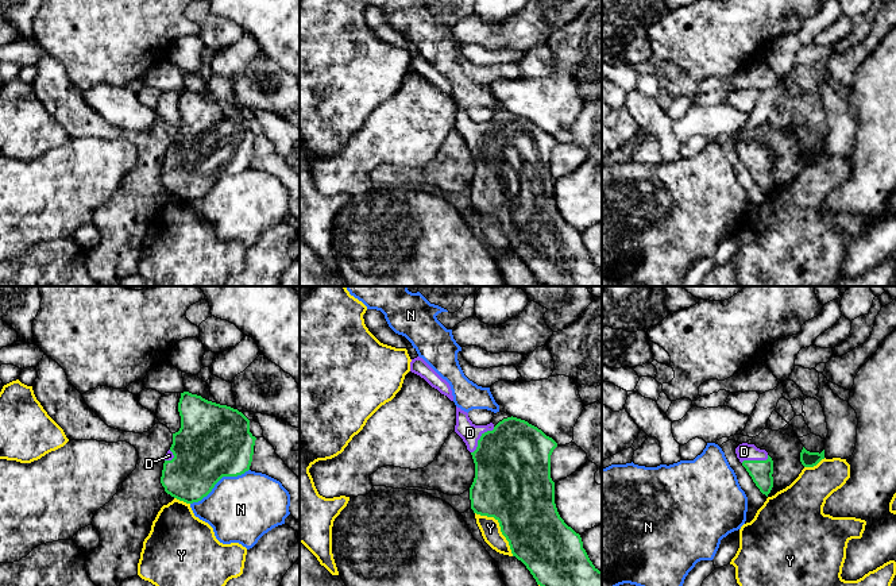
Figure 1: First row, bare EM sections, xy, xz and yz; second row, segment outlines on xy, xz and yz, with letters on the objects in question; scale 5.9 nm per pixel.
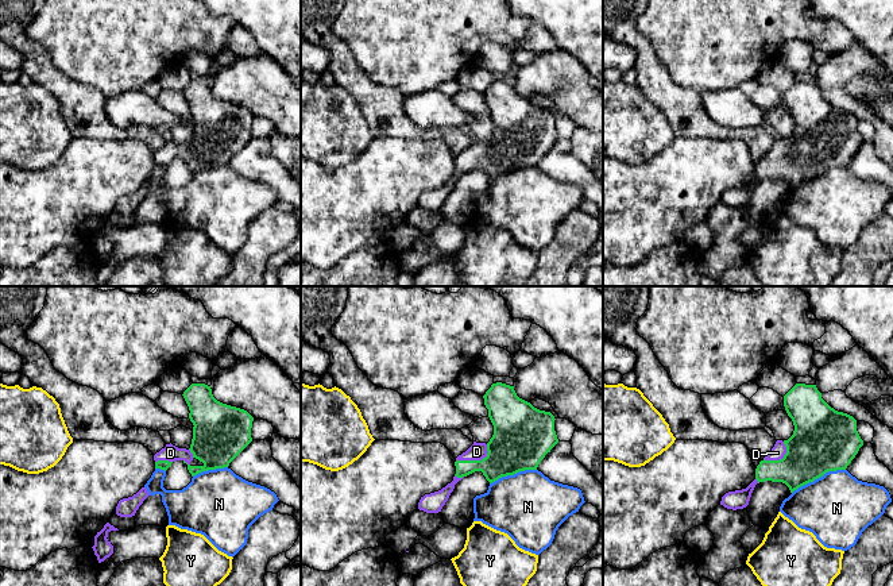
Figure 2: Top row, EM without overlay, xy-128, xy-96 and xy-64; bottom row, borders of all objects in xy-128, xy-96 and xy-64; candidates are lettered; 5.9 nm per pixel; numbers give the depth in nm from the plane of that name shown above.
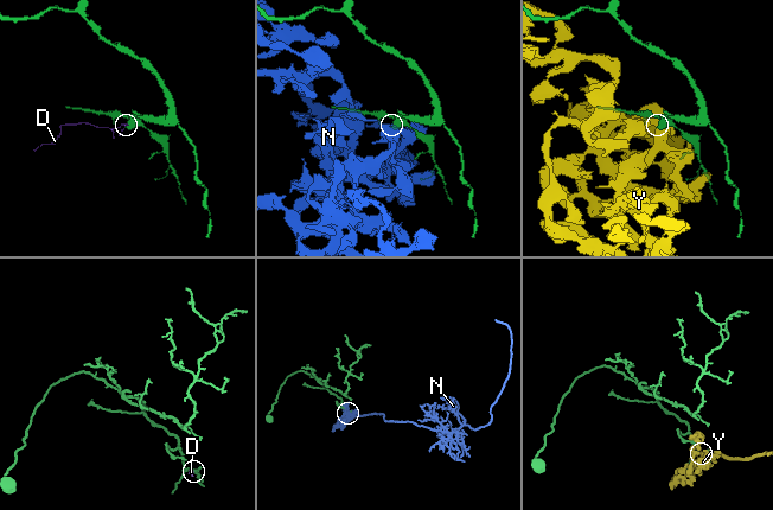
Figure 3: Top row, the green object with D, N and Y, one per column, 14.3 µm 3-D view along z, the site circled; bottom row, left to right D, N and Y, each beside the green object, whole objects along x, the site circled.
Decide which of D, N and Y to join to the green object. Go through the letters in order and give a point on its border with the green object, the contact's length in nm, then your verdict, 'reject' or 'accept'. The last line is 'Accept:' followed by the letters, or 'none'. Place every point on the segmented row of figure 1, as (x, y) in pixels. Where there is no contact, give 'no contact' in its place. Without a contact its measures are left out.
D: contact xz (481, 438); length 220 nm; accept
N: contact xy (219, 480); length 400 nm; reject
Y: contact xz (501, 528); length 340 nm; reject
Accept: D

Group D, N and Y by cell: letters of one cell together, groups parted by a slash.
D / N / Y

